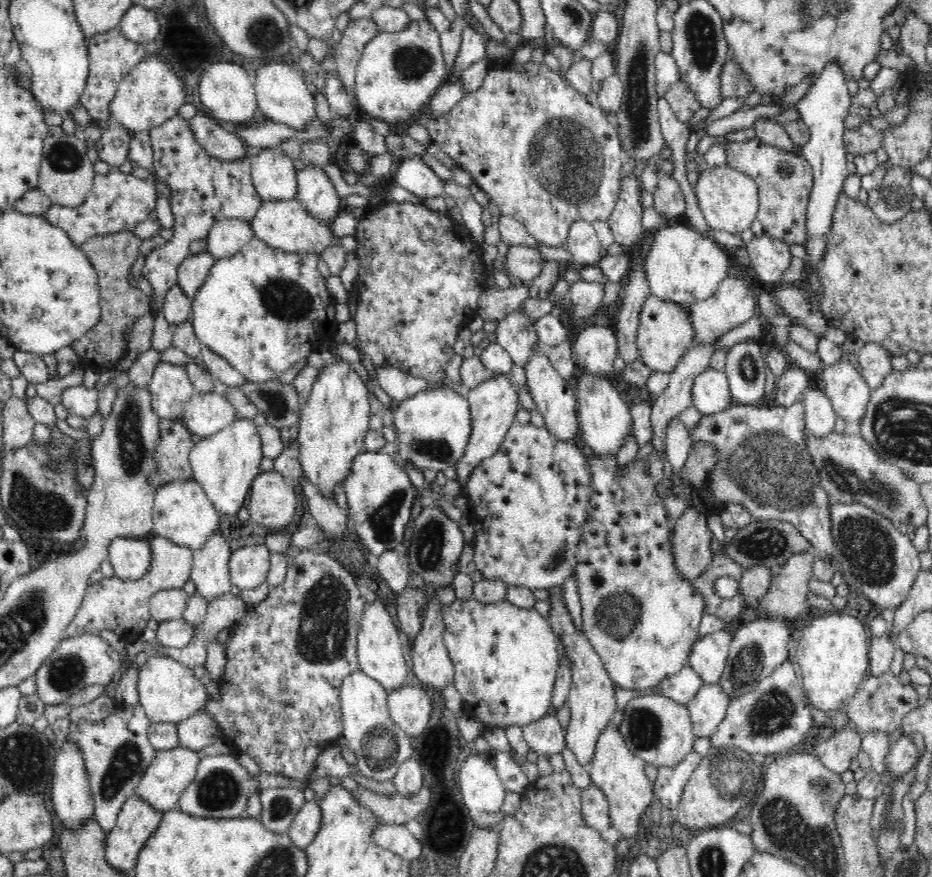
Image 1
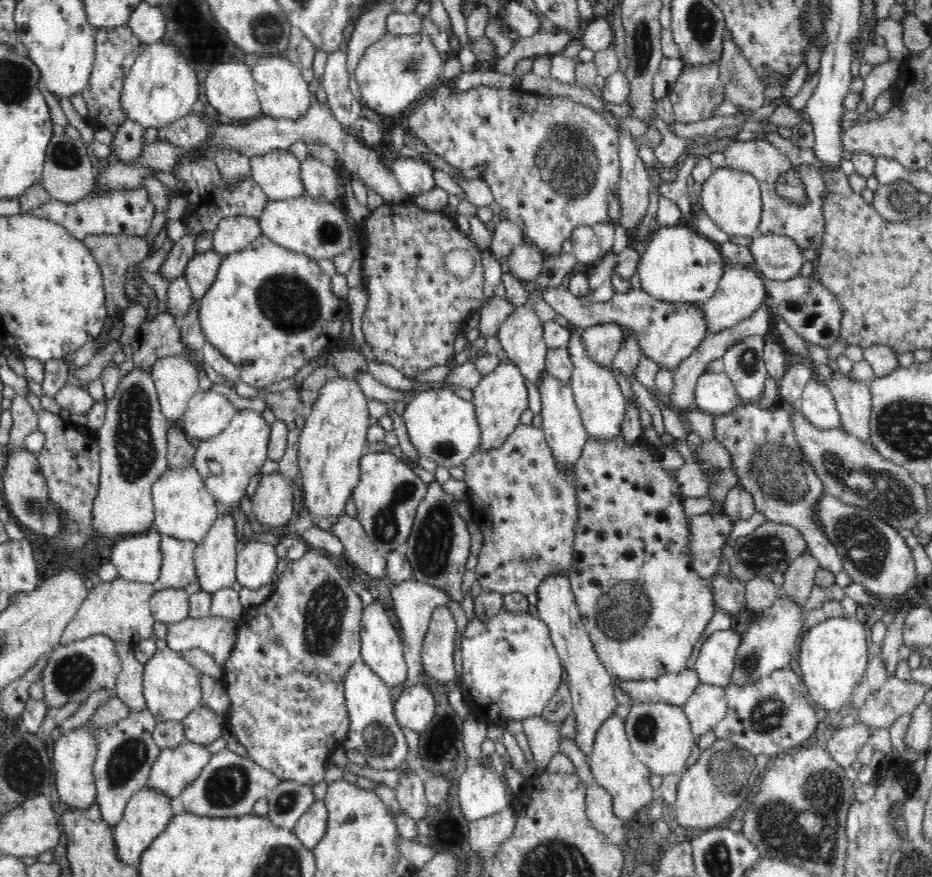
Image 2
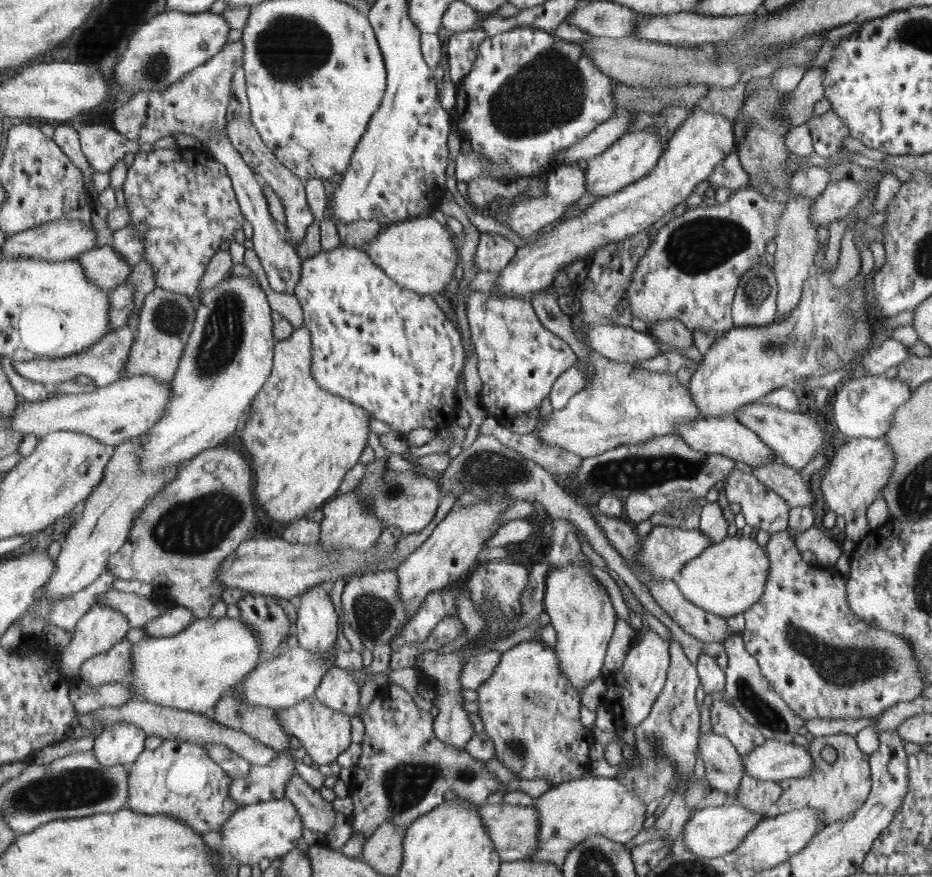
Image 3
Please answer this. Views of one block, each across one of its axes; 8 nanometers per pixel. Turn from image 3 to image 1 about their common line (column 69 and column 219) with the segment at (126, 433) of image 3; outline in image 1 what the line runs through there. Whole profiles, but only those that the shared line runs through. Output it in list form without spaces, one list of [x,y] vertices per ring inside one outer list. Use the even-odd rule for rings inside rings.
[[[214,390],[205,394],[194,392],[181,421],[192,434],[204,438],[216,434],[236,419],[230,402]]]

